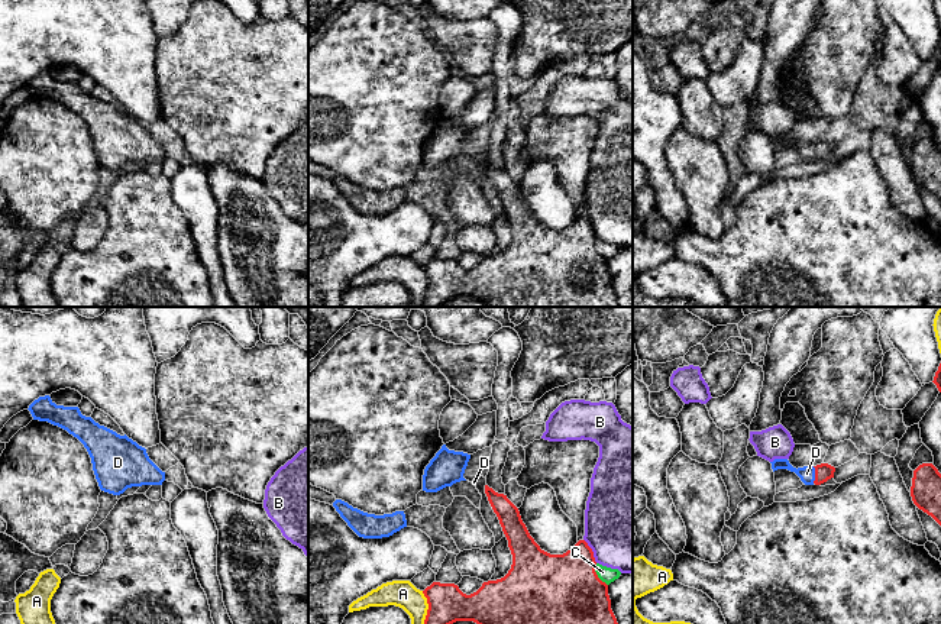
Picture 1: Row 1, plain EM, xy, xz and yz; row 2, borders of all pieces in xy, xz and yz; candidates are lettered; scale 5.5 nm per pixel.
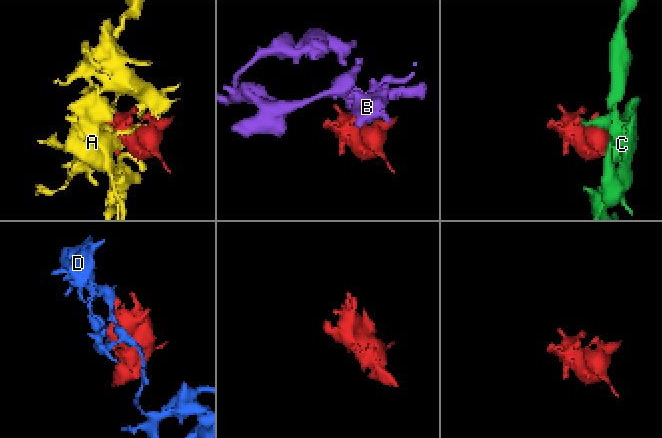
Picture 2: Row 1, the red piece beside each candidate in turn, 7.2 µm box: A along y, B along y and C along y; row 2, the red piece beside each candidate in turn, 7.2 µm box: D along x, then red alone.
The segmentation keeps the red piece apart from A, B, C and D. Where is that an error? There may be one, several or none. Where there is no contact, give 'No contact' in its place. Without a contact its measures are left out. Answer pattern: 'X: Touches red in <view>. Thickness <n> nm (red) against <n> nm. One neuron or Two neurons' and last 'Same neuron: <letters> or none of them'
A: Touches red in xz. Thickness 220 nm (red) against 150 nm. Two neurons
B: Touches red in xz. Thickness 380 nm (red) against 480 nm. Two neurons
C: Touches red in xz. Thickness 380 nm (red) against 90 nm. Two neurons
D: Touches red in yz. Thickness 100 nm (red) against 90 nm. One neuron
Same neuron: D

